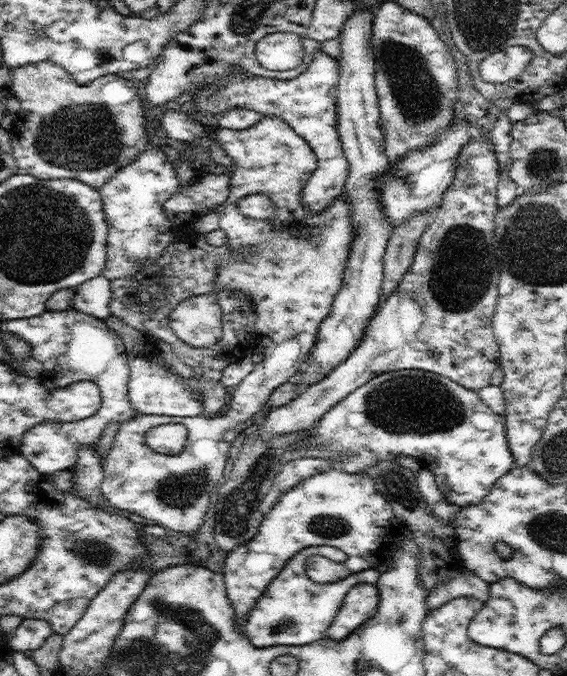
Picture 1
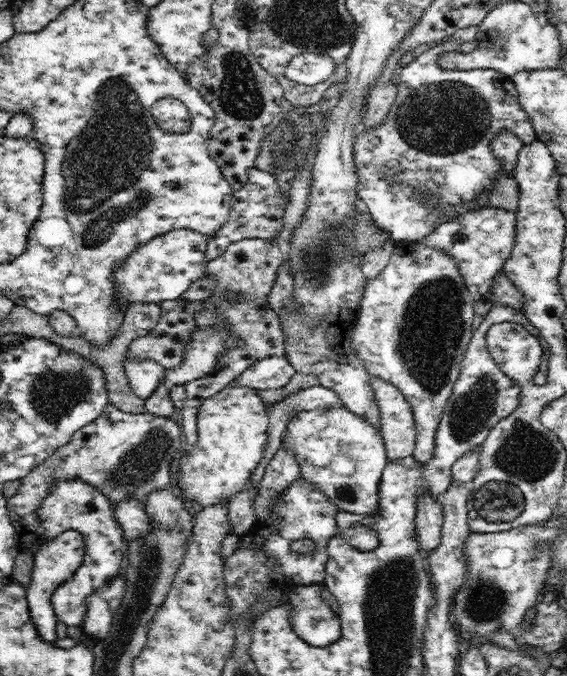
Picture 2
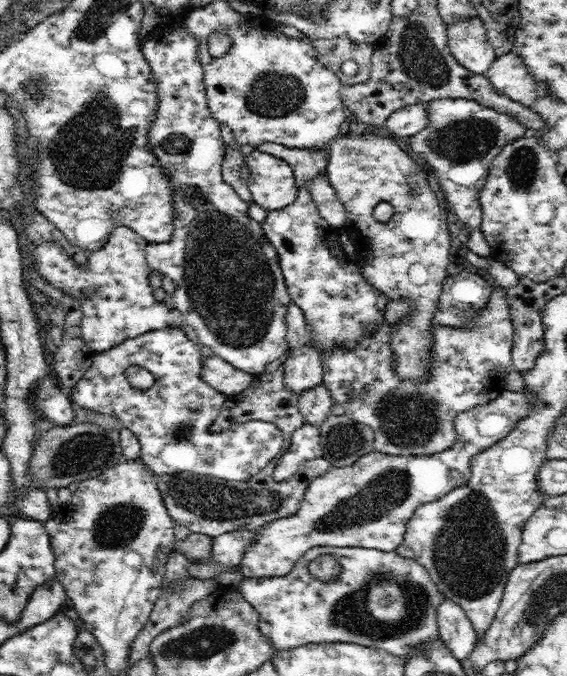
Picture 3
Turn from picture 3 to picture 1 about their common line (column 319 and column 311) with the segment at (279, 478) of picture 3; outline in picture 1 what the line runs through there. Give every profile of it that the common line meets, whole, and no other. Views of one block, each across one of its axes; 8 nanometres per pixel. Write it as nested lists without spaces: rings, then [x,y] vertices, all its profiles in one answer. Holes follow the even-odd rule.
[[[419,369],[385,372],[350,392],[312,427],[308,442],[296,443],[302,459],[342,458],[338,467],[348,474],[364,473],[378,460],[412,456],[434,472],[438,490],[458,506],[478,504],[492,485],[513,469],[514,456],[506,438],[506,420],[480,400],[477,391],[464,388],[447,376]]]

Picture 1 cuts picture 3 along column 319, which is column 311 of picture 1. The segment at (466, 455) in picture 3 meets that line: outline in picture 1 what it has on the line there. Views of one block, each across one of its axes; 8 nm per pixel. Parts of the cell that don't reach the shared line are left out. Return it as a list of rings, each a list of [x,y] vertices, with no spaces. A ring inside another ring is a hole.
[[[333,467],[302,480],[284,496],[280,496],[276,504],[273,504],[272,510],[263,515],[262,524],[254,538],[234,548],[226,558],[223,578],[226,597],[236,613],[237,628],[245,630],[248,614],[254,609],[260,596],[264,595],[268,584],[280,575],[288,560],[298,555],[304,548],[323,545],[335,547],[347,555],[348,563],[354,558],[354,572],[377,569],[383,562],[391,559],[393,547],[398,543],[404,529],[406,529],[404,522],[398,520],[392,504],[378,492],[374,479],[368,473],[348,474],[339,467]]]

